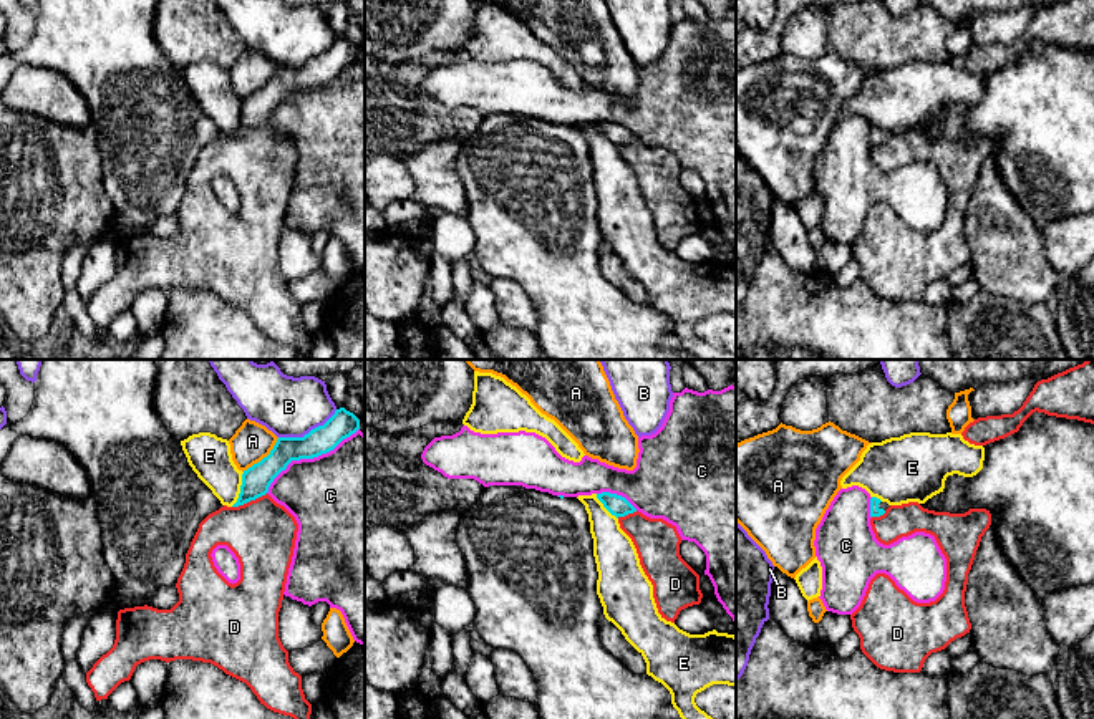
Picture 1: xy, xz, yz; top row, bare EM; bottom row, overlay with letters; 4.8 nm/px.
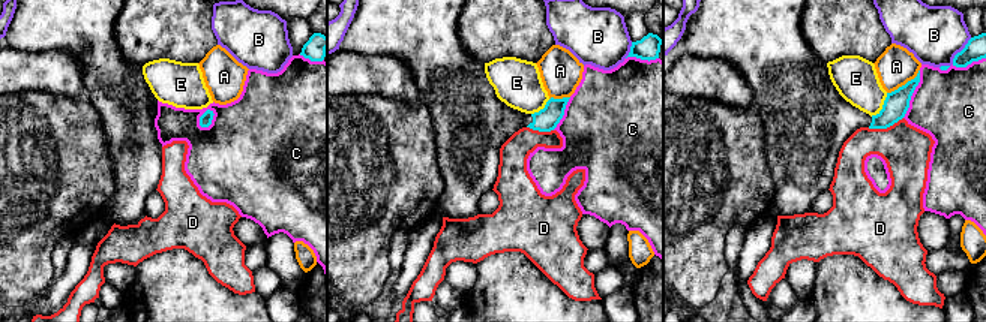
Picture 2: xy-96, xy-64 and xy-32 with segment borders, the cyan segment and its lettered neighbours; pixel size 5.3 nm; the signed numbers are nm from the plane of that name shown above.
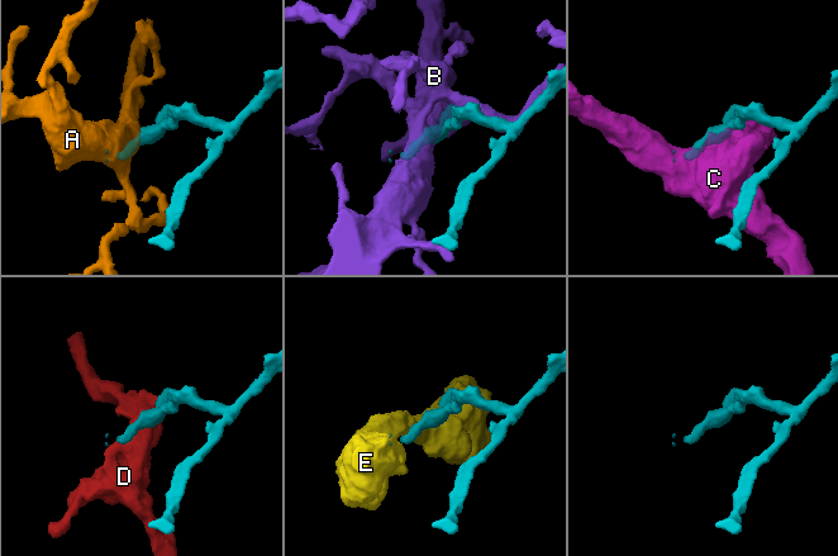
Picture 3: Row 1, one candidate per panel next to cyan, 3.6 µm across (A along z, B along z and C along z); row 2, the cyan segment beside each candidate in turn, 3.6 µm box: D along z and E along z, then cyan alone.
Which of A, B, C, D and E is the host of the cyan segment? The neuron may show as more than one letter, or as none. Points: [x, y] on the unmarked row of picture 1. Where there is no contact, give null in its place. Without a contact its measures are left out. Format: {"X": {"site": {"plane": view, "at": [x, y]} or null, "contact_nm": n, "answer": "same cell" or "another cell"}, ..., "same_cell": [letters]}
{"A": {"site": {"plane": "xy", "at": [264, 86]}, "contact_nm": 240, "answer": "another cell"}, "B": {"site": {"plane": "xy", "at": [309, 62]}, "contact_nm": 320, "answer": "another cell"}, "C": {"site": {"plane": "xy", "at": [309, 86]}, "contact_nm": 550, "answer": "another cell"}, "D": {"site": {"plane": "xy", "at": [249, 130]}, "contact_nm": 180, "answer": "another cell"}, "E": {"site": {"plane": "xy", "at": [241, 118]}, "contact_nm": 180, "answer": "another cell"}, "same_cell": []}

